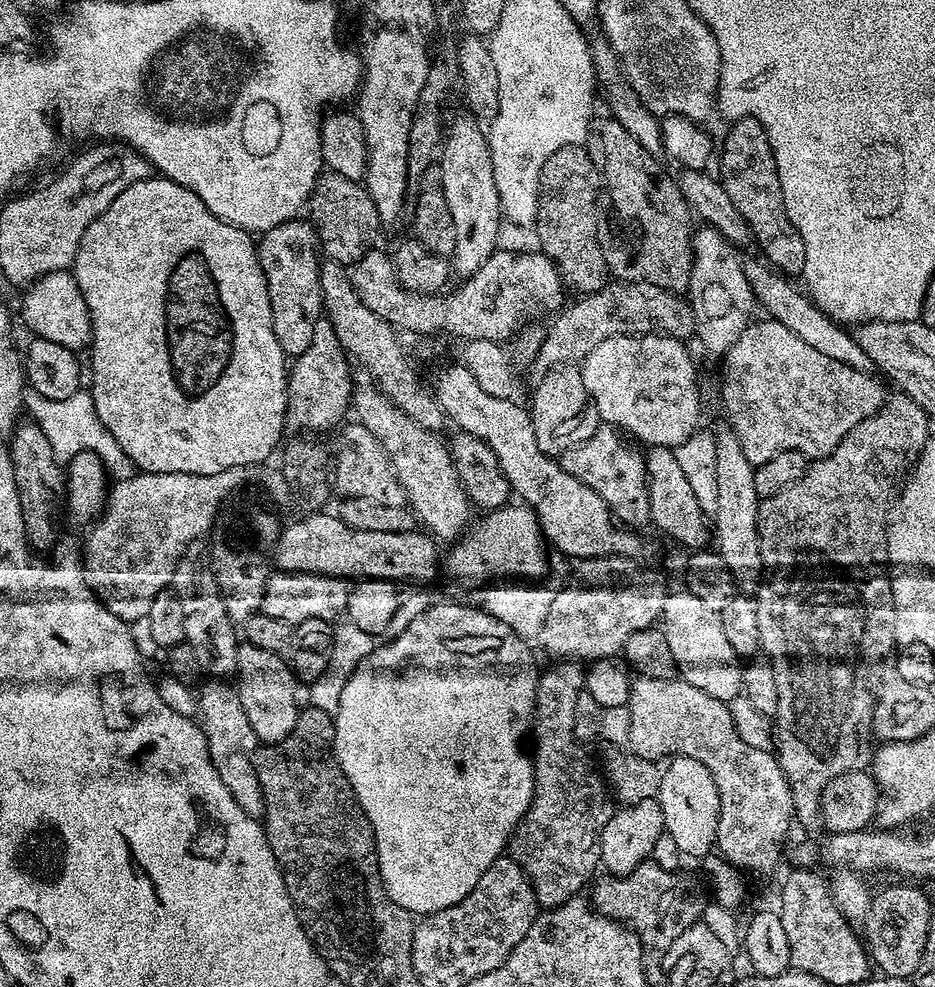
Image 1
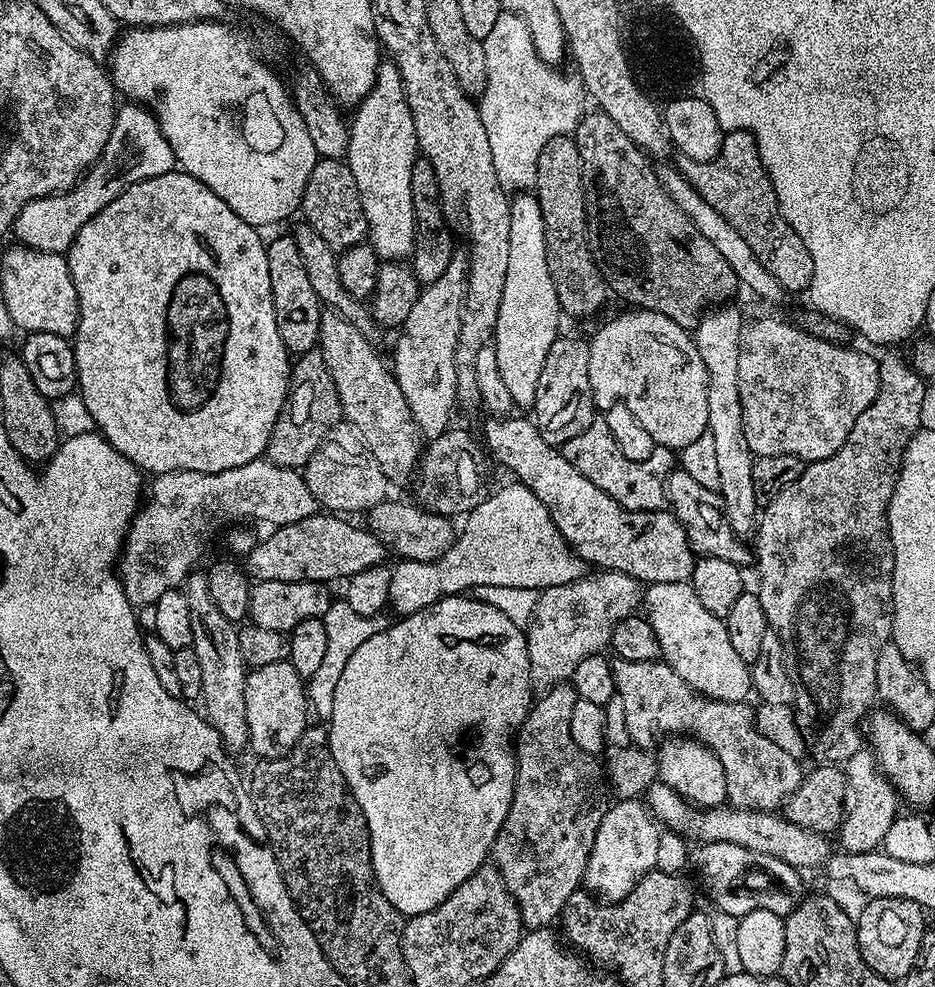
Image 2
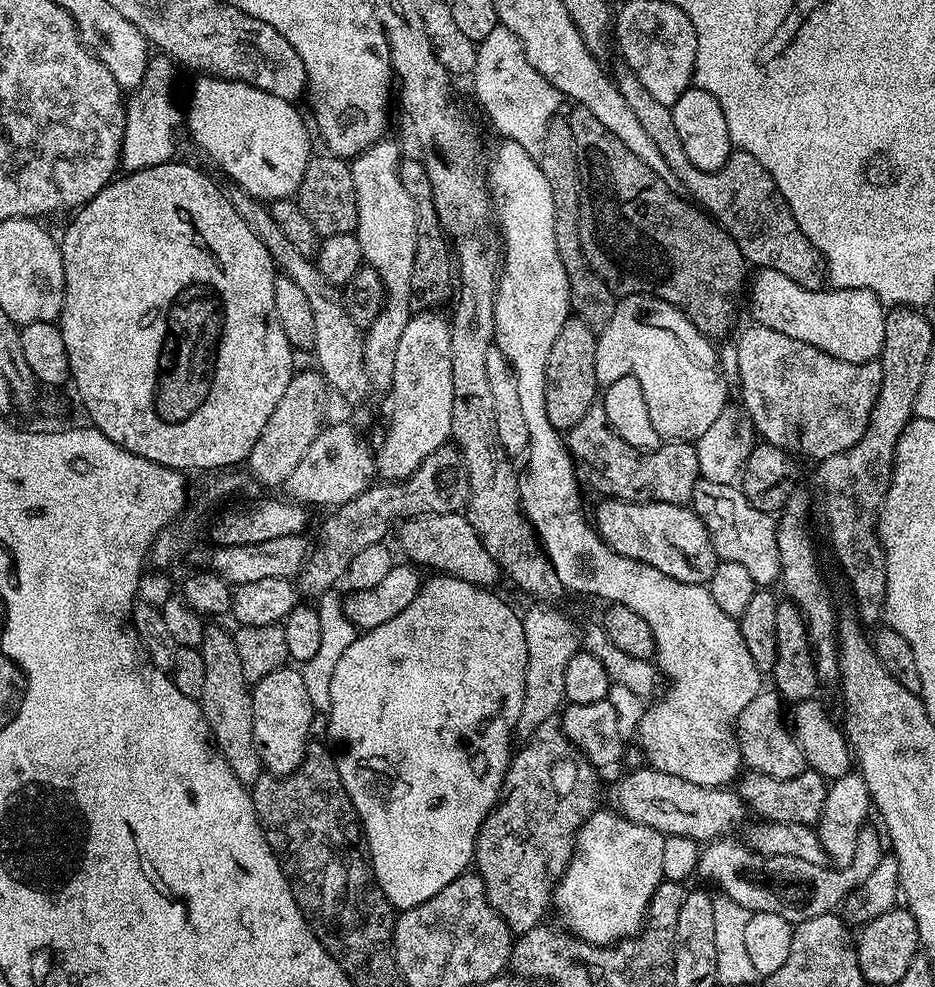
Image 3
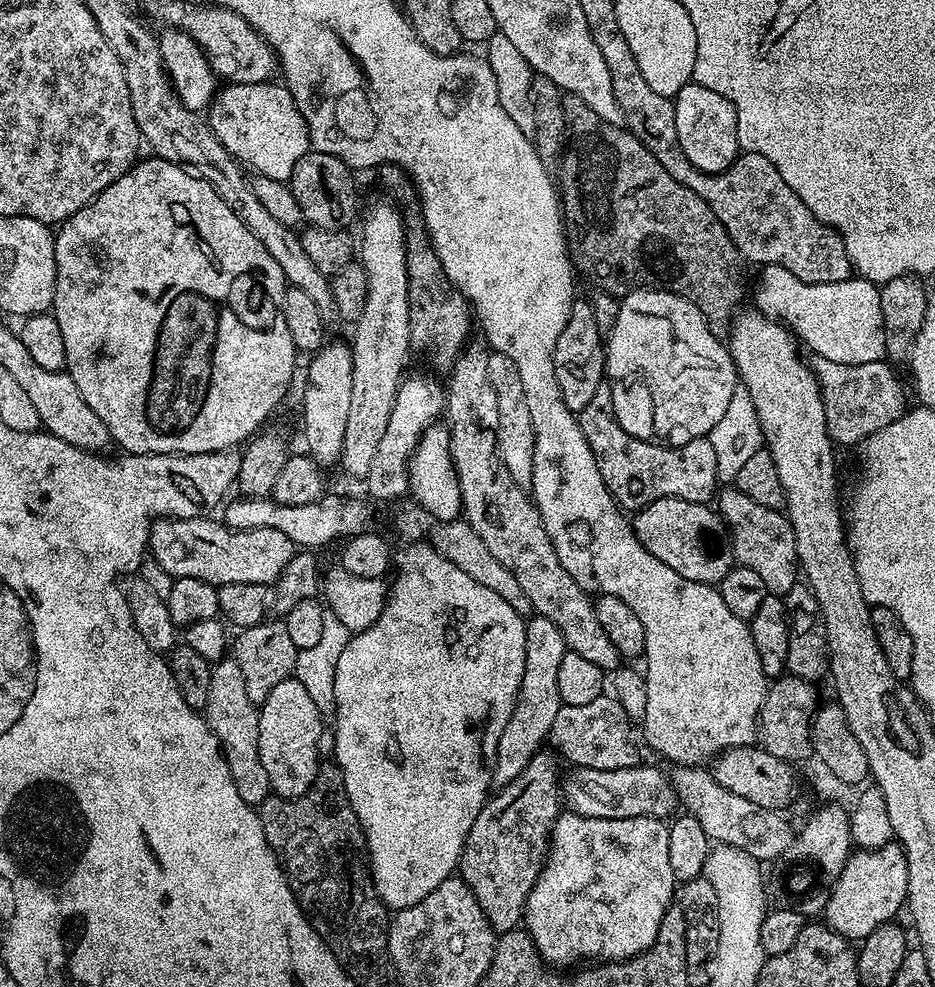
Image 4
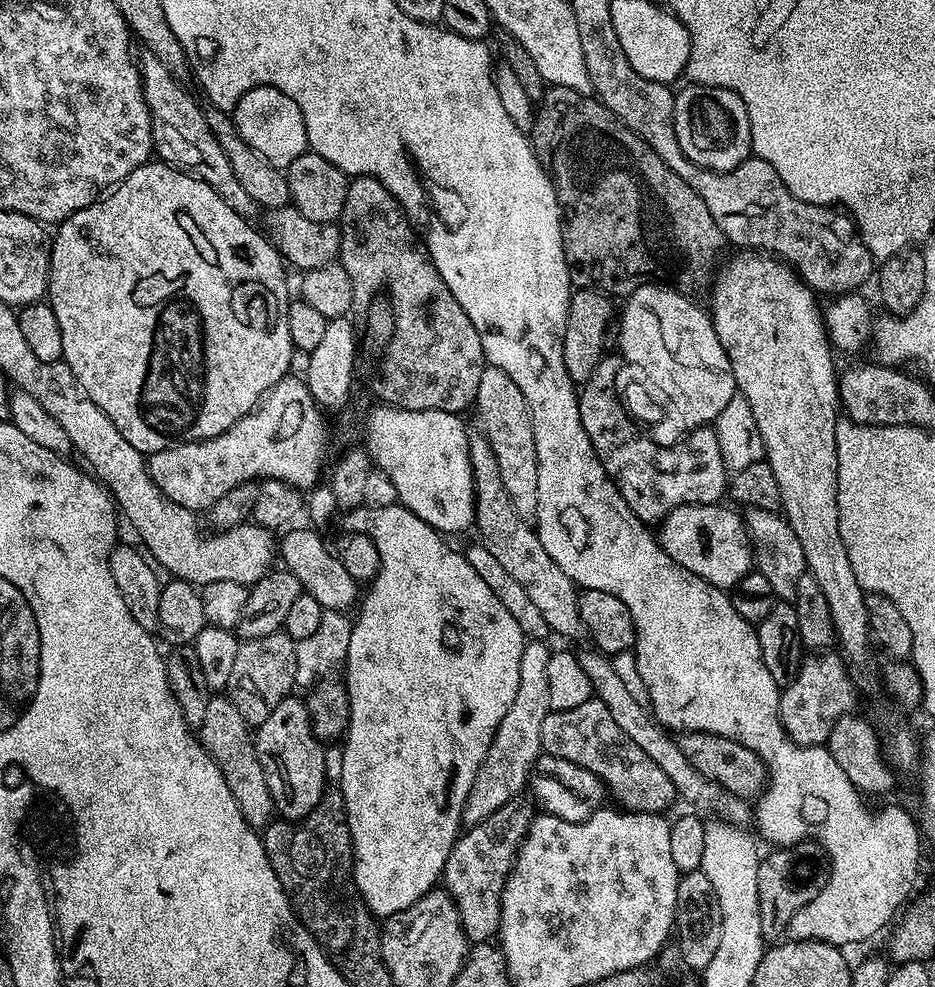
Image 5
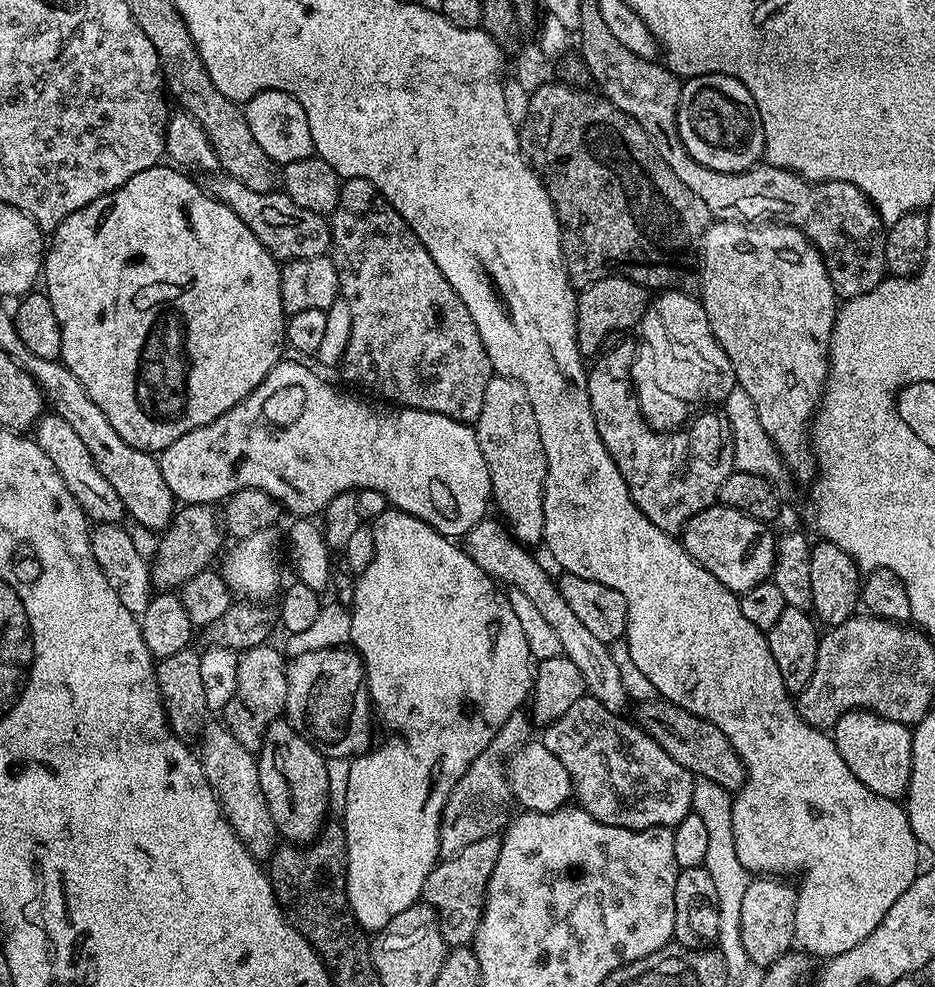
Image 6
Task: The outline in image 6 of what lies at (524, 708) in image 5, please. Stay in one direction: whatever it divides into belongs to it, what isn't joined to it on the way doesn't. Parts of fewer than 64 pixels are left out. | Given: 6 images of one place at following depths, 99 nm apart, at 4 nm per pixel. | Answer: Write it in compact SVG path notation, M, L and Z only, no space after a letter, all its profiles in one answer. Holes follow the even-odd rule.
M523 711L510 714L490 746L486 746L486 750L474 758L470 770L458 778L458 786L454 786L444 807L444 817L440 820L441 857L458 854L458 850L466 850L466 846L478 842L478 838L497 835L507 825L514 801L504 763L507 757L528 743L533 735L532 728L534 729L533 721Z

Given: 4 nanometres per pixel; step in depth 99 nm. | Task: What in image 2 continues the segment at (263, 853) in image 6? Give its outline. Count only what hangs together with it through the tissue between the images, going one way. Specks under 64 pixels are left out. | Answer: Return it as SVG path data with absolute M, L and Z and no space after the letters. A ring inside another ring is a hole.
M203 571L189 572L182 585L186 603L190 606L190 630L194 654L198 654L198 662L202 666L203 715L208 723L218 730L220 743L229 753L245 751L248 748L248 727L246 726L246 678L248 672L242 658L242 650L238 646L238 628L228 620L218 606L214 606L214 598L210 598L208 577Z

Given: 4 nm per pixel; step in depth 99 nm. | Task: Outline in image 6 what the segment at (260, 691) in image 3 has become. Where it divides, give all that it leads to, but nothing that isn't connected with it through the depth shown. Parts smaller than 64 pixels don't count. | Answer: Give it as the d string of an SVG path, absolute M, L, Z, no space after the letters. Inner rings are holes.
M287 719L275 720L266 730L262 746L258 749L258 774L262 782L262 794L266 794L266 806L270 806L270 818L274 818L274 826L277 833L290 844L311 844L320 829L326 823L330 805L328 803L328 791L330 782L326 778L326 766L328 760L321 756L314 747Z

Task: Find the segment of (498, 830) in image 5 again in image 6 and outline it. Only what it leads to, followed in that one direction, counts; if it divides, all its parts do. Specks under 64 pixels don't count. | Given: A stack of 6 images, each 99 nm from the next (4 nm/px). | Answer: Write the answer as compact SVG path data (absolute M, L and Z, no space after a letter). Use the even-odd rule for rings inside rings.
M487 836L478 838L478 842L466 846L466 850L458 850L458 854L441 859L436 867L426 878L424 883L423 903L436 909L436 918L440 922L440 933L449 949L463 948L471 945L476 937L480 913L484 910L484 895L490 882L490 874L494 874L494 865L498 862L498 850L500 849L500 836Z

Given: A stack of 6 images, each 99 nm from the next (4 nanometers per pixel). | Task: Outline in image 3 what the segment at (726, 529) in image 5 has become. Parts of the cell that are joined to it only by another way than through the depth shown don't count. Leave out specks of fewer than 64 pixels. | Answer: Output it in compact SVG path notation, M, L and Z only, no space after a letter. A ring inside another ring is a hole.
M611 498L599 502L594 527L610 550L646 566L654 566L654 570L662 570L662 574L678 582L707 585L716 569L718 557L704 523L691 507L666 502L628 504Z

